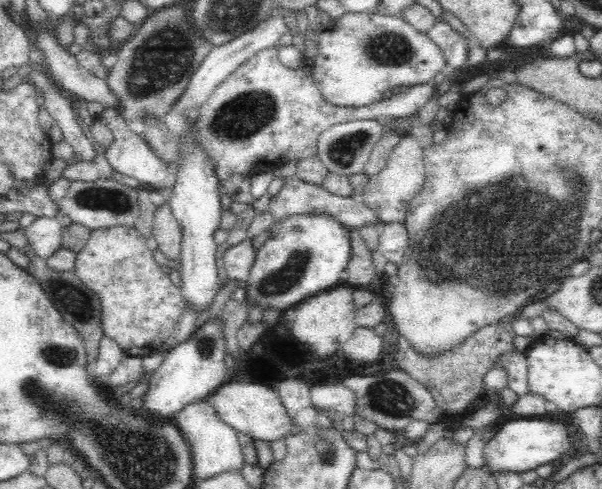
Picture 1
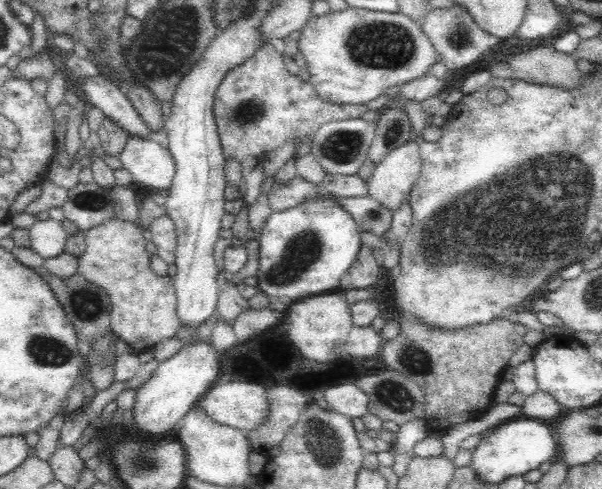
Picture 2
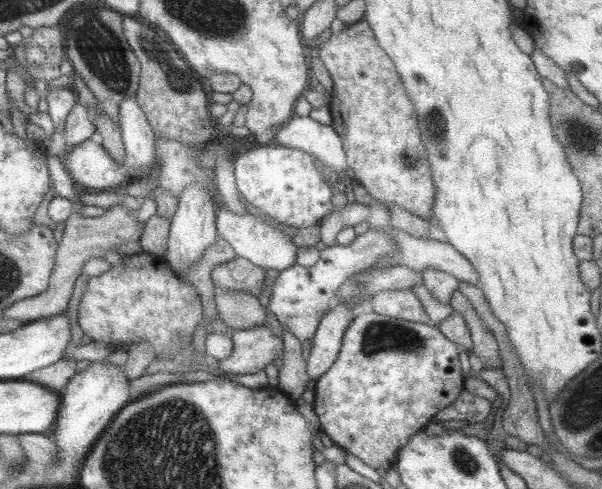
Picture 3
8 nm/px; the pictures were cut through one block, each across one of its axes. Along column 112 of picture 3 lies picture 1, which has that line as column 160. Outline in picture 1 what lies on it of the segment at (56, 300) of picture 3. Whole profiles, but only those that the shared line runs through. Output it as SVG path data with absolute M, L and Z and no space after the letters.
M168 202L158 206L154 215L153 237L157 240L159 250L166 259L178 261L180 258L182 227L175 219Z

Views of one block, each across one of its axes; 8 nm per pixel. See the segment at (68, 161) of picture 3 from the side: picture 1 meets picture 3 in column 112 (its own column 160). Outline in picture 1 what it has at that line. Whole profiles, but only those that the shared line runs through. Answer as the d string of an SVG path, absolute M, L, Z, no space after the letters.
M105 109L99 115L99 118L103 124L106 124L110 128L114 136L112 144L104 147L104 158L106 162L110 163L116 174L120 173L124 176L137 179L140 183L150 184L150 186L154 186L157 190L162 187L170 189L171 186L174 186L176 182L175 172L168 168L168 165L162 162L162 159L158 158L158 155L154 154L151 146L139 132L131 130L126 125L126 122L116 109Z

